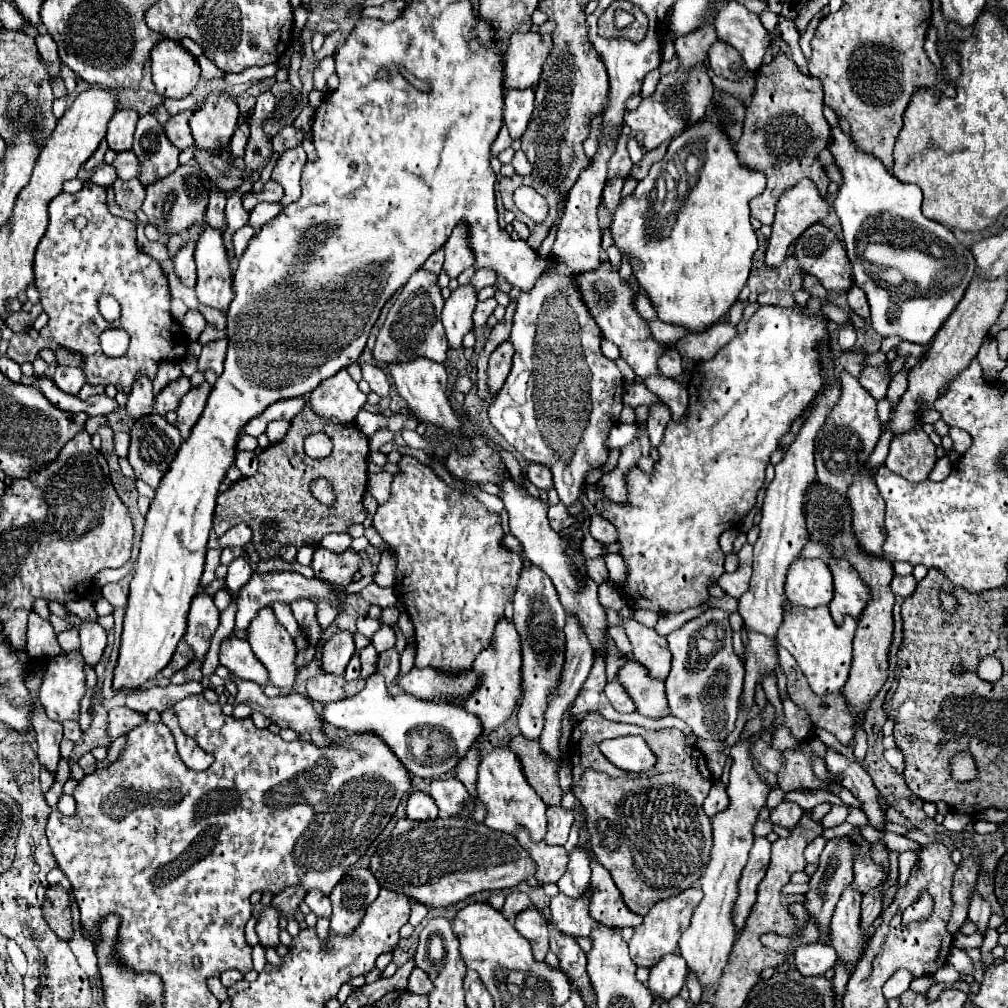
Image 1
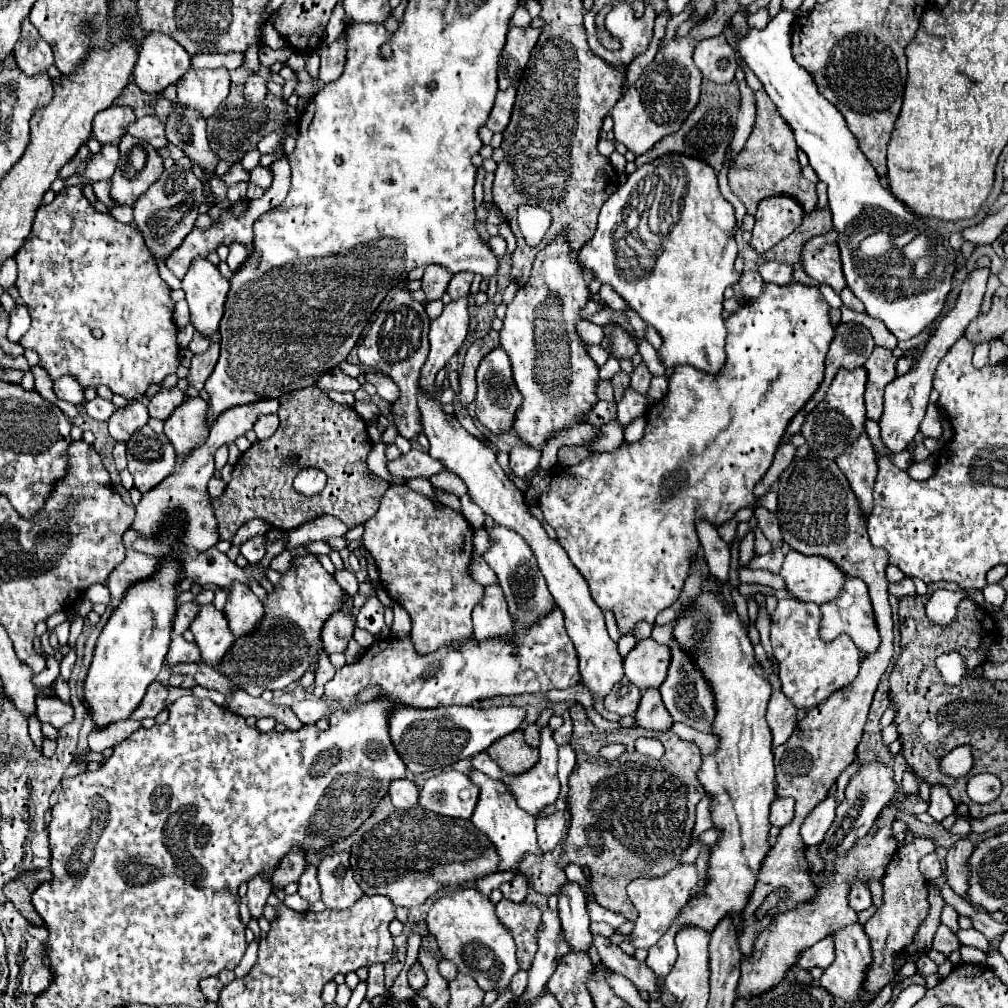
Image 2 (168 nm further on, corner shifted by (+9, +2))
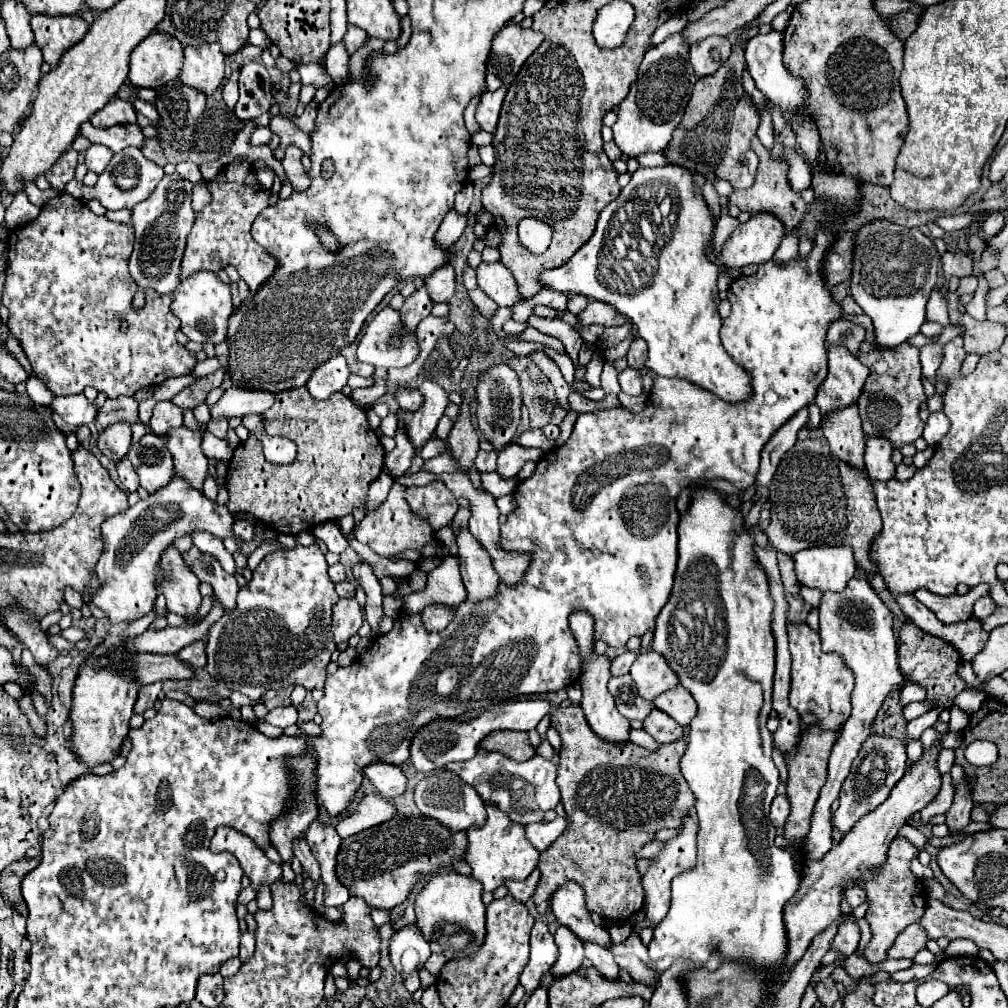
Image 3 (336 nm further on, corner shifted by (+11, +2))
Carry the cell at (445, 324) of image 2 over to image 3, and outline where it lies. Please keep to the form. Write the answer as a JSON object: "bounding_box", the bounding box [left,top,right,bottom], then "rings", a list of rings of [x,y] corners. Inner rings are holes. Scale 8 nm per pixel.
{"bounding_box":[401,372,449,452],"rings":[[[429,372],[425,374],[425,380],[419,386],[419,392],[423,396],[421,408],[415,412],[401,412],[401,416],[407,424],[407,434],[409,434],[411,442],[415,444],[417,452],[423,446],[423,442],[427,442],[431,438],[439,418],[443,416],[445,406],[449,404],[447,392],[437,384],[437,380]]]}

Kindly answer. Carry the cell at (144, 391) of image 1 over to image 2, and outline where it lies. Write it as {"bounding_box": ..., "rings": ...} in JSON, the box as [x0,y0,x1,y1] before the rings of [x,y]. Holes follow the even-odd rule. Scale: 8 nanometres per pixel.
{"bounding_box":[109,400,149,442],"rings":[[[131,400],[125,408],[119,408],[115,416],[111,416],[109,436],[115,442],[127,442],[133,436],[133,432],[137,432],[147,424],[147,420],[149,420],[147,406],[143,402]]]}

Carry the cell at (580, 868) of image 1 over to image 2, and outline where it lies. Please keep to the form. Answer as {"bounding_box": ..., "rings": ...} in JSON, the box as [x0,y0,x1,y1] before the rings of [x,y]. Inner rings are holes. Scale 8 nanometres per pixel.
{"bounding_box":[559,882,593,952],"rings":[[[567,882],[563,886],[561,898],[559,898],[559,918],[561,918],[561,930],[563,936],[573,952],[587,952],[593,934],[589,930],[589,914],[585,908],[585,896],[579,884]]]}

